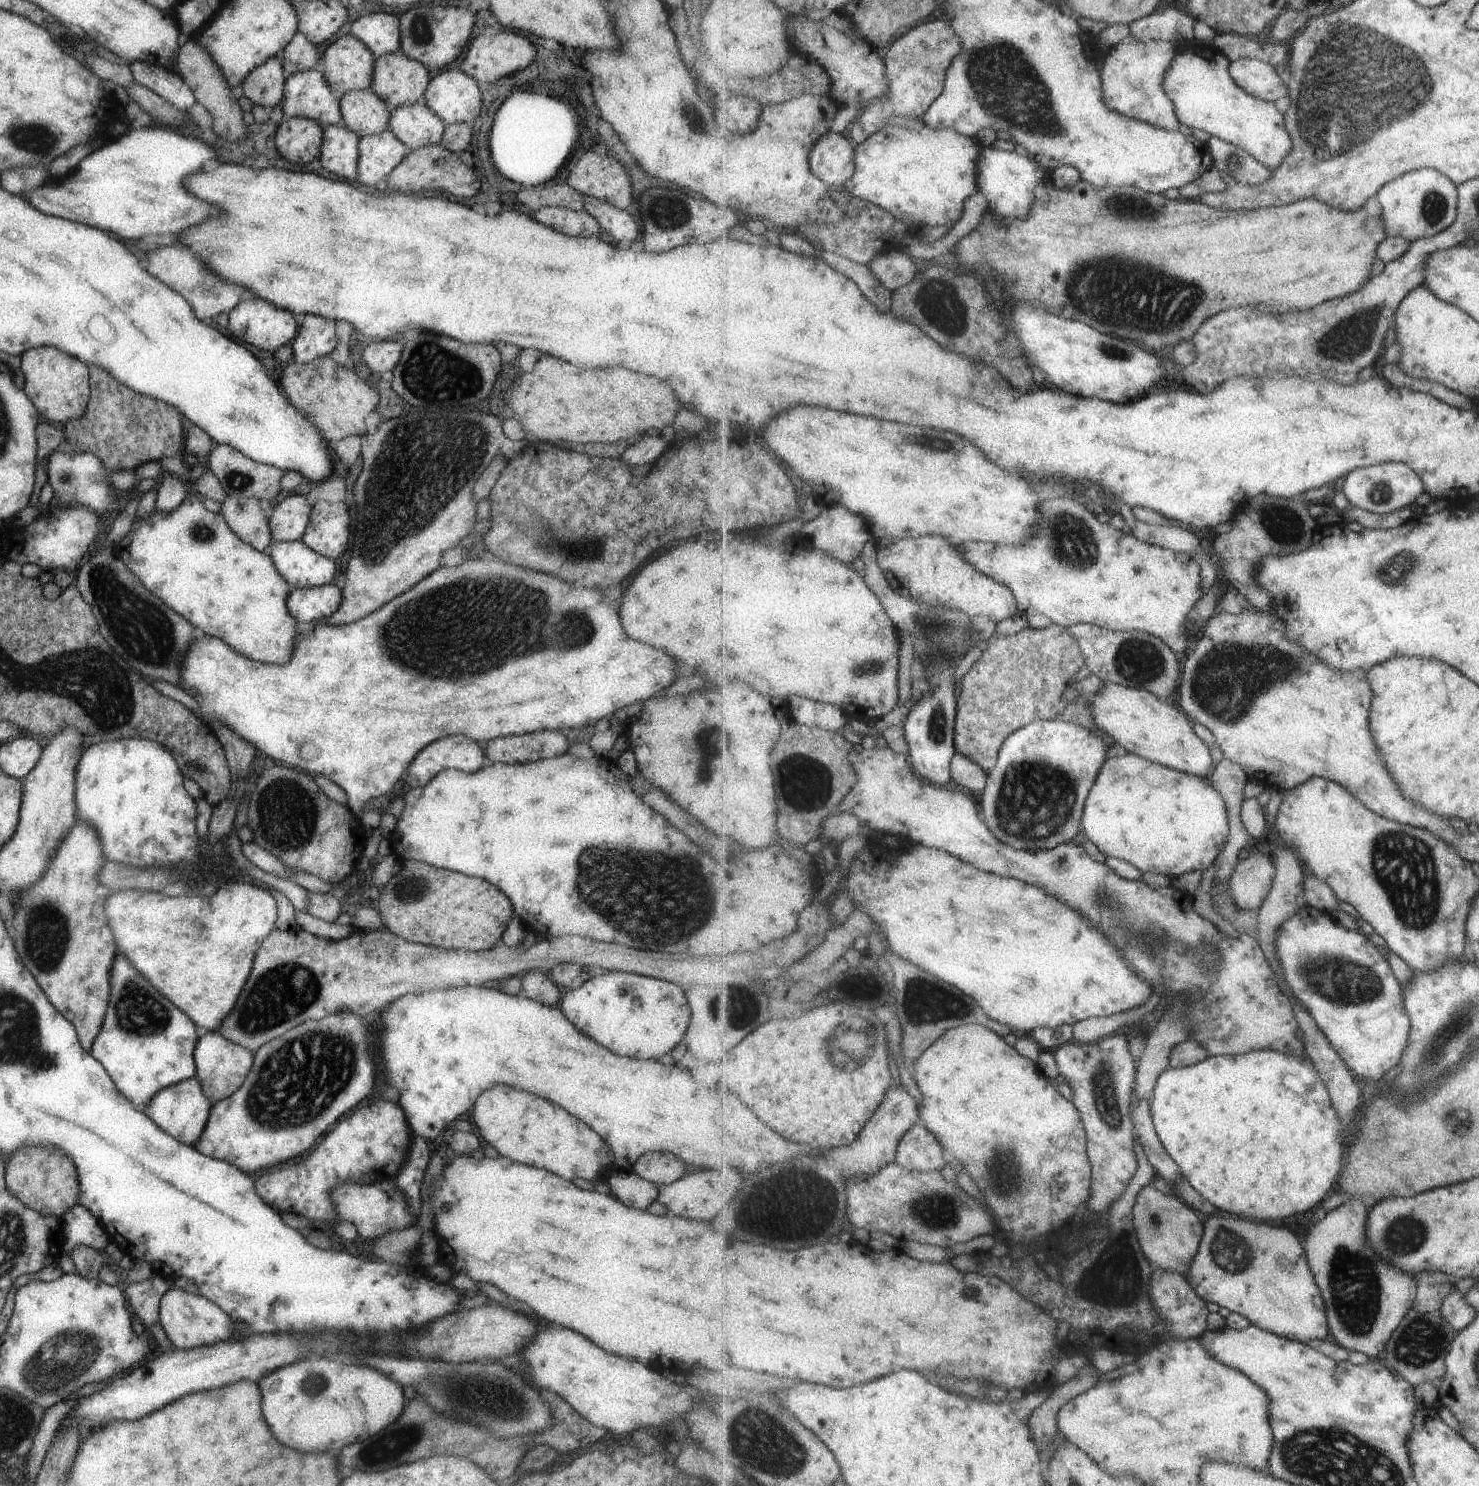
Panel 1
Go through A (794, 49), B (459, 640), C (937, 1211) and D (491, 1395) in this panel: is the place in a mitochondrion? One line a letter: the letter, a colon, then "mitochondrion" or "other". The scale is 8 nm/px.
A: other
B: mitochondrion
C: mitochondrion
D: mitochondrion

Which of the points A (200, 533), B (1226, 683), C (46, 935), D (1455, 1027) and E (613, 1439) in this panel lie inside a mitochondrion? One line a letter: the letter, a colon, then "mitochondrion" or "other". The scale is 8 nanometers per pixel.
A: mitochondrion
B: mitochondrion
C: mitochondrion
D: mitochondrion
E: other

